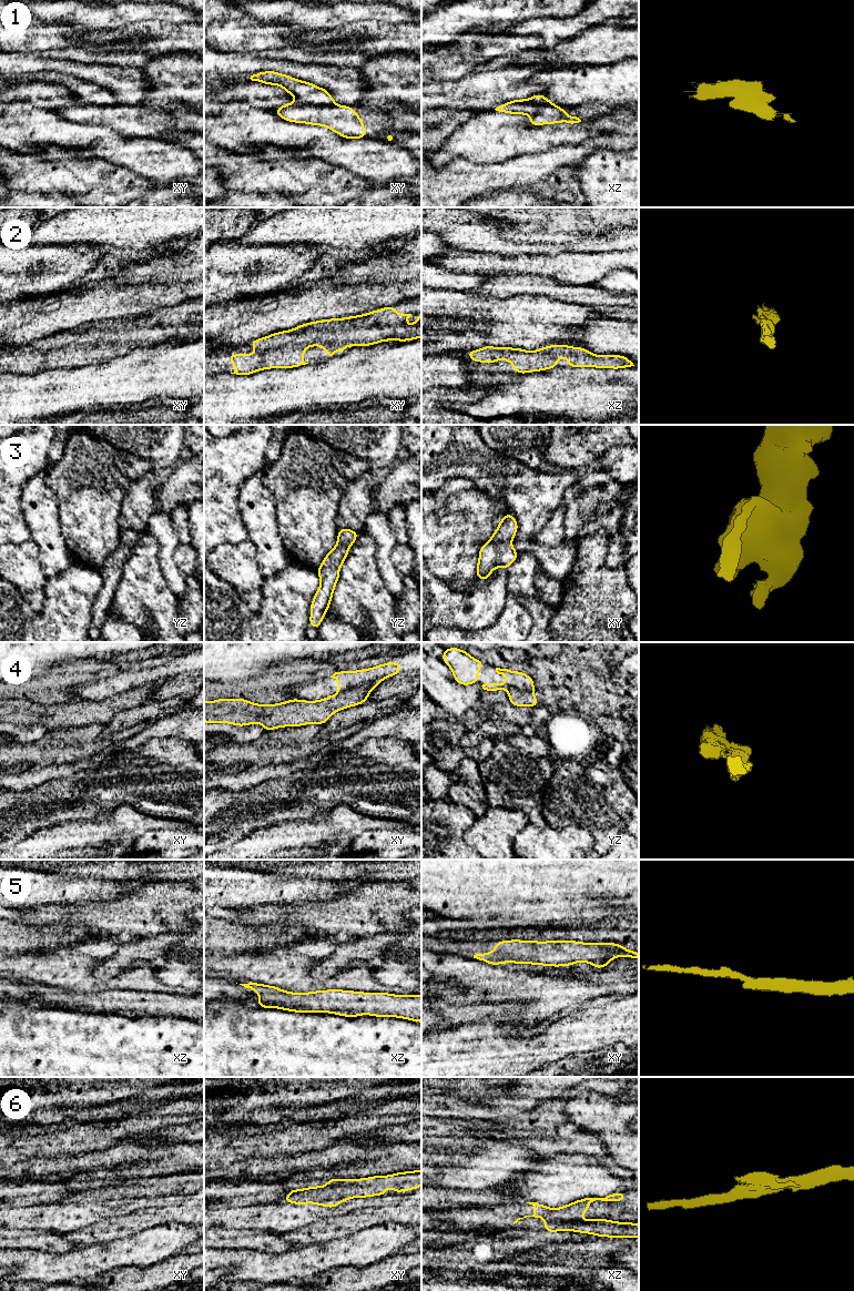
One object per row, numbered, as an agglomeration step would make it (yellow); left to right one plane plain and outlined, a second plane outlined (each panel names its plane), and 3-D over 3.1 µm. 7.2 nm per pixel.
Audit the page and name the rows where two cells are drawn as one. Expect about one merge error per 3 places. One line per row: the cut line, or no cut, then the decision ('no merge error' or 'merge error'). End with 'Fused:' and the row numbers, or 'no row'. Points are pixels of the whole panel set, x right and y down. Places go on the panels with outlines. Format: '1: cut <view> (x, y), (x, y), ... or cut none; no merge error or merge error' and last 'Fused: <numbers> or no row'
1: cut xy (297, 100), (304, 103), (335, 104); merge error
2: cut none; no merge error
3: cut none; no merge error
4: cut xy (378, 682), (356, 685), (338, 692); merge error
5: cut none; no merge error
6: cut none; no merge error
Fused: 1, 4

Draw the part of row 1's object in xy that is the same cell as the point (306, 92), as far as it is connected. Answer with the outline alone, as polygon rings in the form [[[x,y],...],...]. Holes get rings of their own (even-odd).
[[[276,71],[257,72],[250,78],[252,81],[270,85],[279,85],[285,92],[292,94],[297,101],[316,105],[335,105],[331,93],[314,83],[301,81]]]

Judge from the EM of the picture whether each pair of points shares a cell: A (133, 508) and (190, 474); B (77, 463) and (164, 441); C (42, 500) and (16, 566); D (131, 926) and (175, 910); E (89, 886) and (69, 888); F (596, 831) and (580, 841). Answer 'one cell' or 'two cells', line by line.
A: one cell
B: two cells
C: two cells
D: one cell
E: one cell
F: two cells

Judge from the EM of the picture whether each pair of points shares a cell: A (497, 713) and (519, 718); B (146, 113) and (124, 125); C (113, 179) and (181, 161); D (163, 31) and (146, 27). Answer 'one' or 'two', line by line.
A: one
B: one
C: two
D: one

